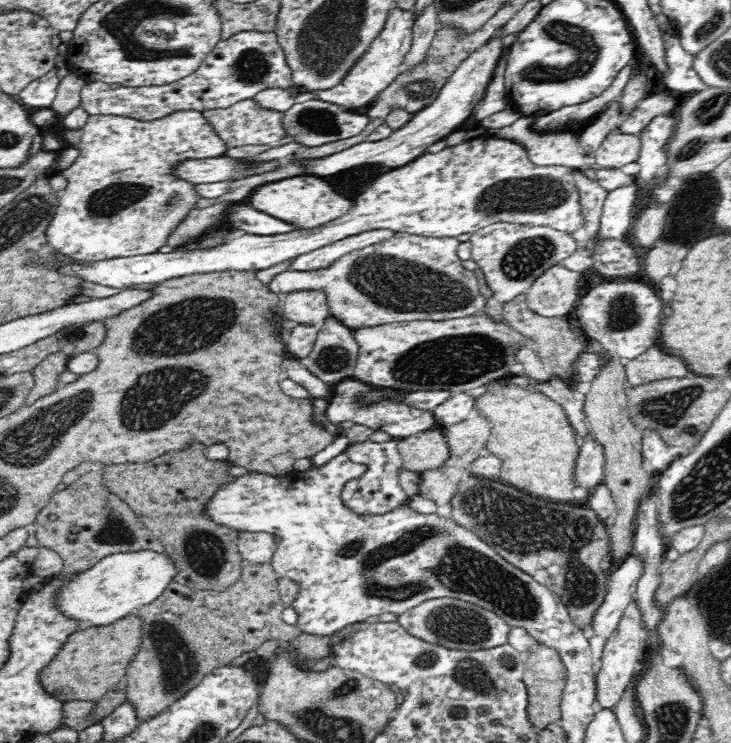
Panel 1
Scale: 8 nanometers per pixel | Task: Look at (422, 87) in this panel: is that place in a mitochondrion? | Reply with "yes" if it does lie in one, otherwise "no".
yes

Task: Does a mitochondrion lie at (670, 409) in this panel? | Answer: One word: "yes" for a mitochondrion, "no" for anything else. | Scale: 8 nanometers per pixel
yes

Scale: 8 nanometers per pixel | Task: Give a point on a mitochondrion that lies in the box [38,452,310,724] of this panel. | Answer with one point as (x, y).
(177, 664)

